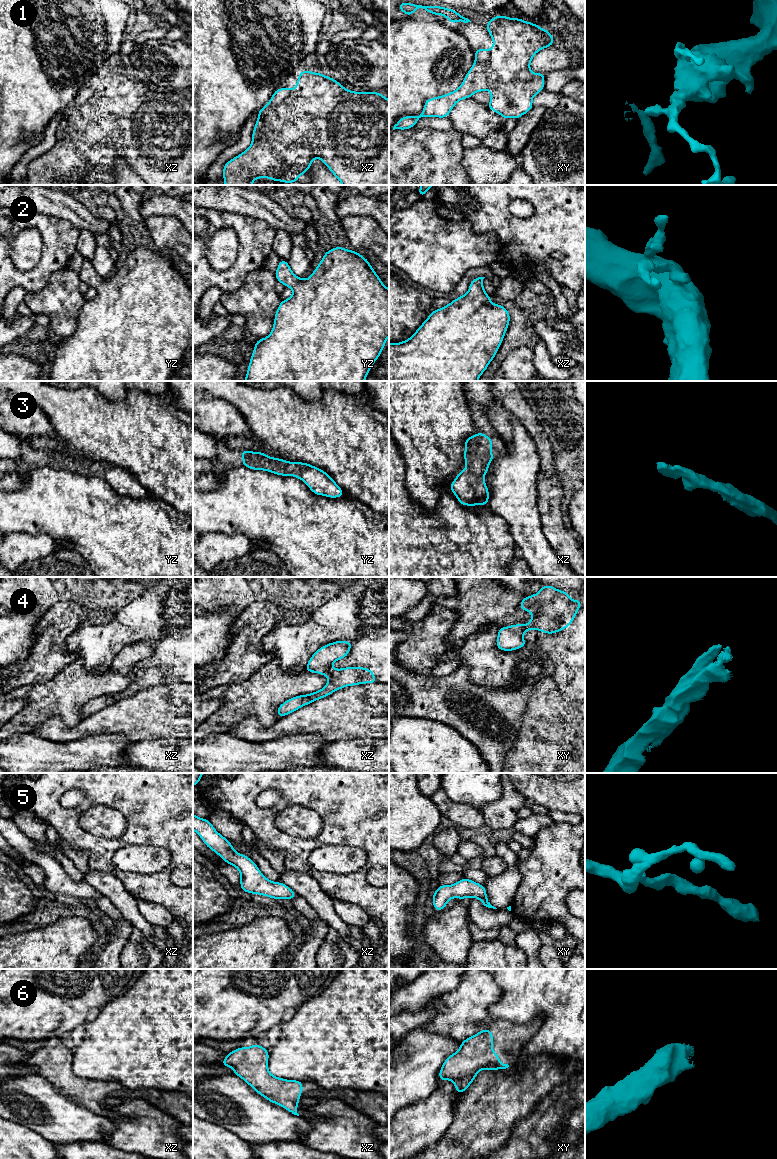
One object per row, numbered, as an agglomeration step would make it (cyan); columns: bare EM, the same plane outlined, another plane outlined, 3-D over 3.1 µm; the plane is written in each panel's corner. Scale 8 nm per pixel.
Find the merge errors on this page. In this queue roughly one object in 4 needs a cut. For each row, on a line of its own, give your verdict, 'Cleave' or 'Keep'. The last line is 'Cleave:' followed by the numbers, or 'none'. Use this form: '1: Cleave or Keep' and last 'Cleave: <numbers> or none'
1: Keep
2: Keep
3: Keep
4: Keep
5: Keep
6: Keep
Cleave: none

